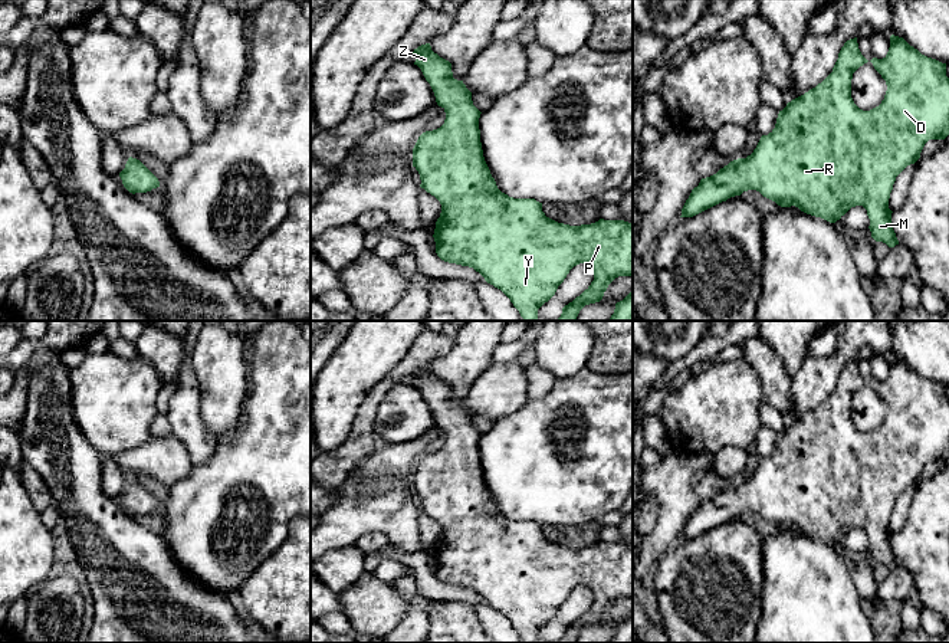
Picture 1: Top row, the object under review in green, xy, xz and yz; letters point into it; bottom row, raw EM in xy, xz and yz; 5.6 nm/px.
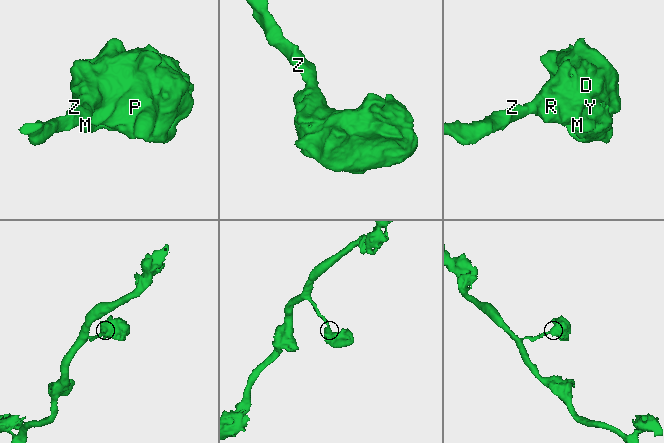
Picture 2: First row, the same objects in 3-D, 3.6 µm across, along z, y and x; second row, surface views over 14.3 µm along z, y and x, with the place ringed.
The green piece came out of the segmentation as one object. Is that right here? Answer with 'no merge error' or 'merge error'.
no merge error

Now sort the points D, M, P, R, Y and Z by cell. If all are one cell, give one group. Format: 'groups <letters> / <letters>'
groups D M P R Y Z

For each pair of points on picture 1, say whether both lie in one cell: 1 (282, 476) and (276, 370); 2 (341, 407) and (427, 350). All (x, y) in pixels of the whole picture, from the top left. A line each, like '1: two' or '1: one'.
1: one
2: two

